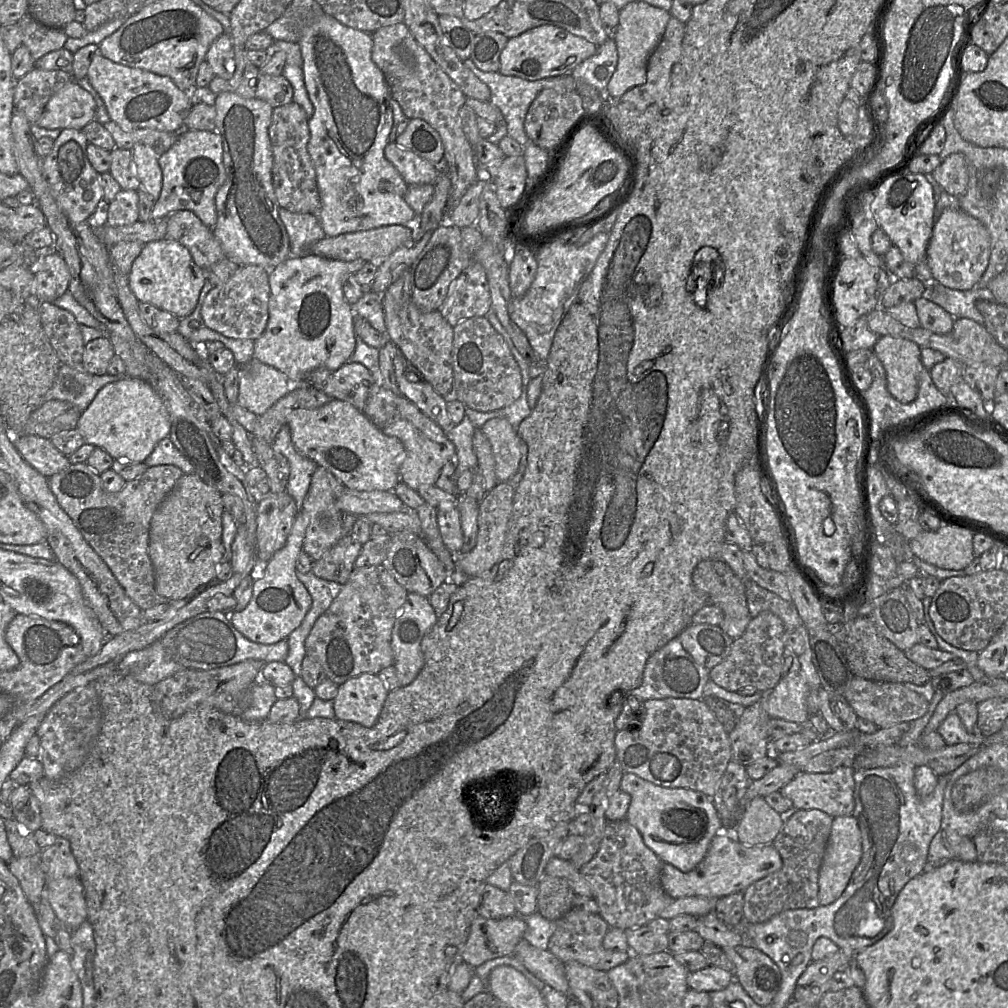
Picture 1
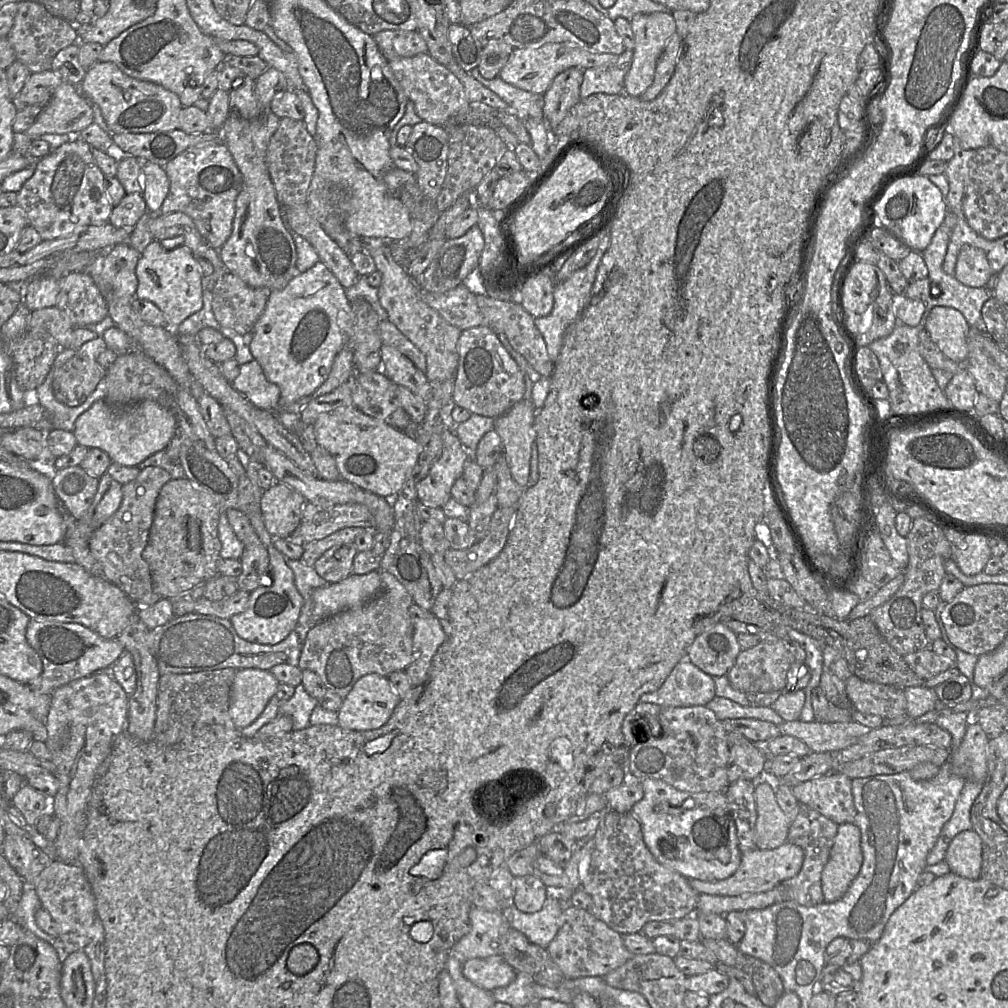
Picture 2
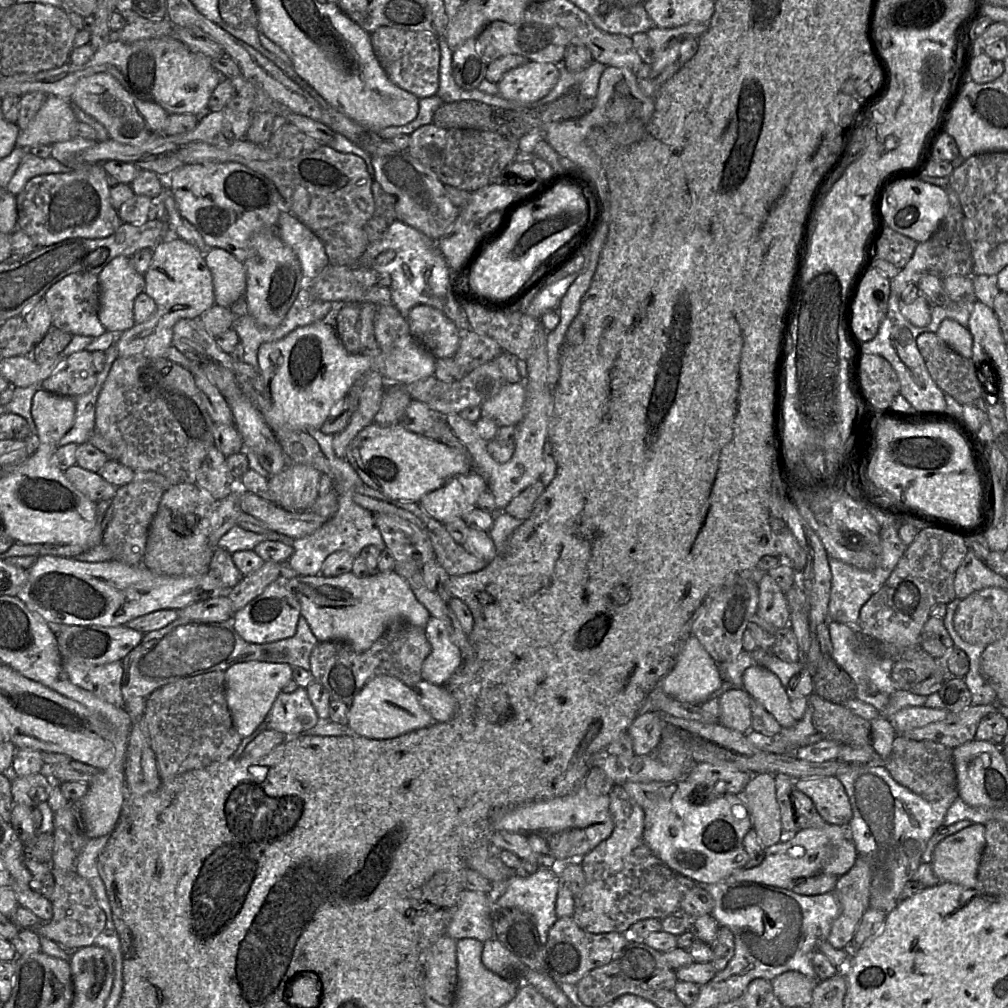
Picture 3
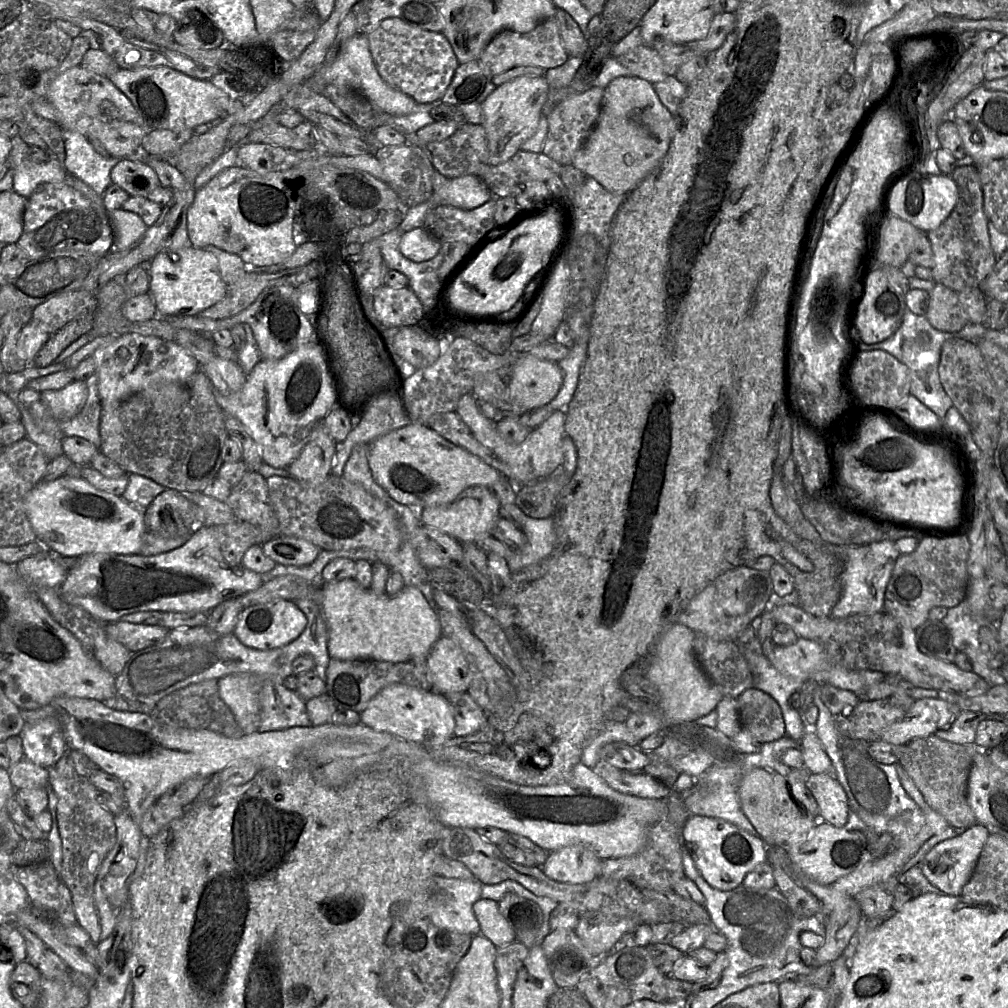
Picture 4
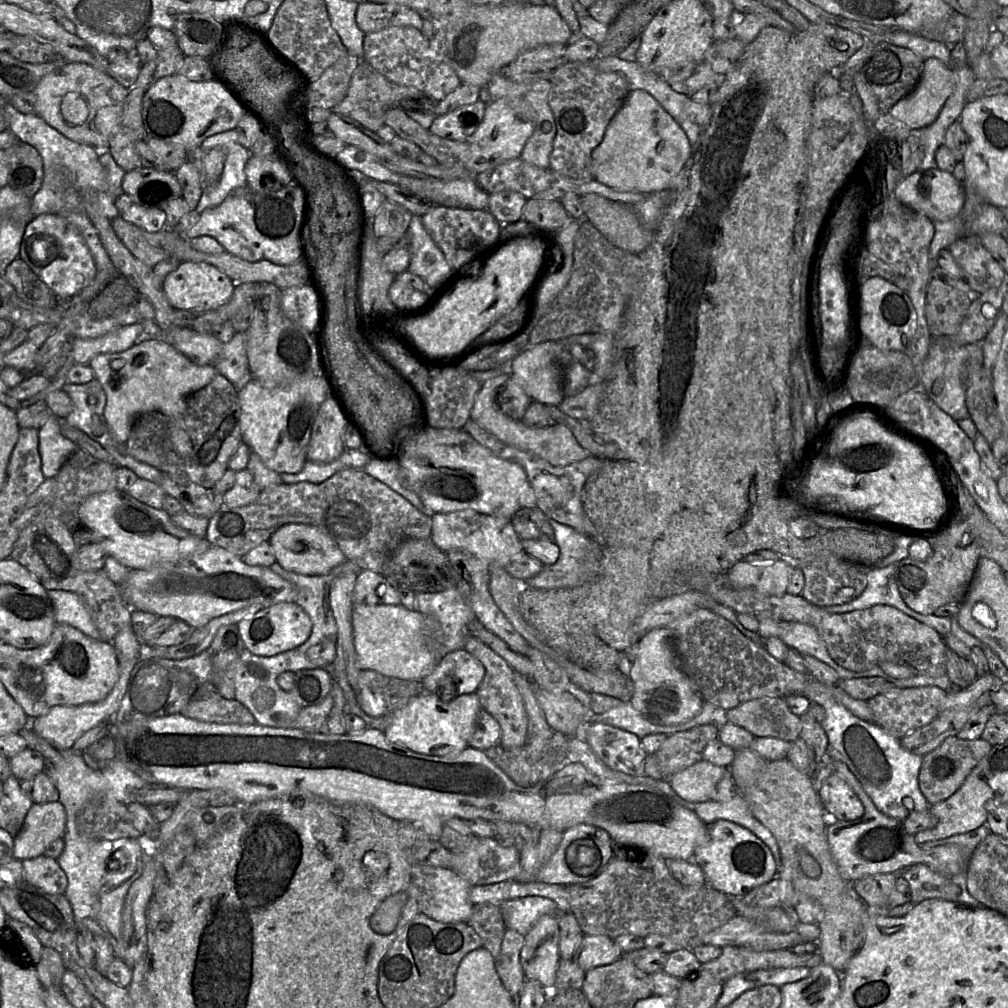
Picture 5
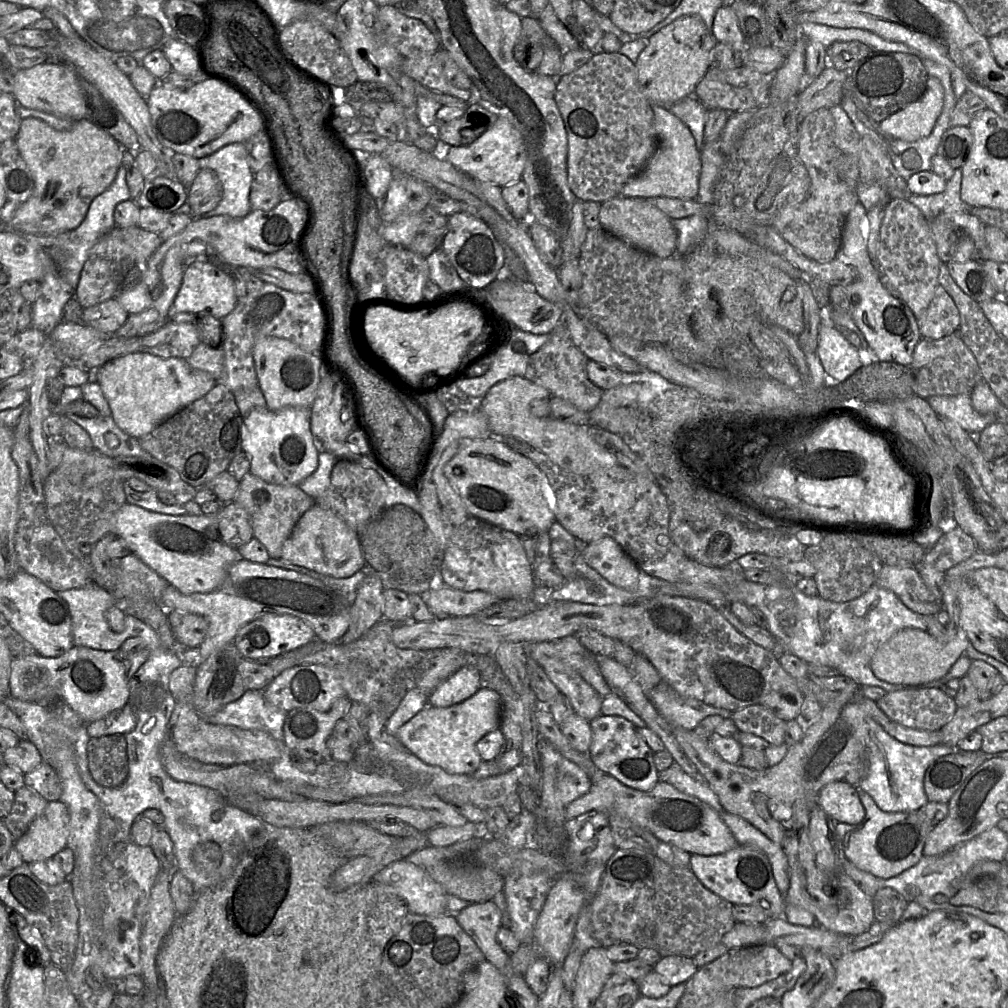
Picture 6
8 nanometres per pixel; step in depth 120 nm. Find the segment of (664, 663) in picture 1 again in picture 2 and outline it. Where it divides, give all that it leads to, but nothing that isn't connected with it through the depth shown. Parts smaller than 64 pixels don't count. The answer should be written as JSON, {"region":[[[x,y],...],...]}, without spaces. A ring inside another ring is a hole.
{"region":[[[683,659],[657,690],[641,695],[639,703],[660,707],[705,706],[714,696],[713,678],[689,660]]]}

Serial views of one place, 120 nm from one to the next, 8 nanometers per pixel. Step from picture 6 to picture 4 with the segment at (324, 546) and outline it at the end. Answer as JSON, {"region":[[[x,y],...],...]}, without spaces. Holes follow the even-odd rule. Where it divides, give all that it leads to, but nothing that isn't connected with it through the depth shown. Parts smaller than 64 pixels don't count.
{"region":[[[277,536],[261,545],[265,556],[276,565],[306,566],[311,564],[321,549],[311,542],[292,536]]]}

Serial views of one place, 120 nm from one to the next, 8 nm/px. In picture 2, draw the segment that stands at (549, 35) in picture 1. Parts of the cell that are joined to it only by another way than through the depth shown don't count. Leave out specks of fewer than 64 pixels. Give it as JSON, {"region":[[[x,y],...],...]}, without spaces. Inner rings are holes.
{"region":[[[547,43],[533,49],[514,49],[499,76],[504,82],[517,88],[543,95],[554,78],[567,69],[608,67],[615,64],[617,60],[618,55],[615,54],[592,53],[563,43]]]}

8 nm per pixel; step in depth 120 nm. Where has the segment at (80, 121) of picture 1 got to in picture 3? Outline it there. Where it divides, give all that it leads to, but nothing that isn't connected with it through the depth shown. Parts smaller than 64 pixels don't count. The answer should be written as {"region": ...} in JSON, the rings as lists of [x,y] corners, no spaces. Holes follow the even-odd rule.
{"region":[[[48,96],[28,126],[20,130],[16,139],[16,148],[25,150],[36,145],[52,145],[59,141],[67,141],[73,138],[73,122],[76,120],[75,108],[67,99]]]}

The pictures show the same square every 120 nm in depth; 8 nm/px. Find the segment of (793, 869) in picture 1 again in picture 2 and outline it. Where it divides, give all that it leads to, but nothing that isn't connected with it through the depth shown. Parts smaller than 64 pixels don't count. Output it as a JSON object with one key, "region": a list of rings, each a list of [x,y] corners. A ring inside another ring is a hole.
{"region":[[[798,803],[798,812],[790,823],[787,834],[787,842],[799,846],[804,853],[803,865],[799,873],[788,880],[783,881],[783,892],[786,891],[786,901],[812,907],[824,902],[821,888],[821,874],[826,865],[838,825],[827,819],[815,810],[804,804]]]}

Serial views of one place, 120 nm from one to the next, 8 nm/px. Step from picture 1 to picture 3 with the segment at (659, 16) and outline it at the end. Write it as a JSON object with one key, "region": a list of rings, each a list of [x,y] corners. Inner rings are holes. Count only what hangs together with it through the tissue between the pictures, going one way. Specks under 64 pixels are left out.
{"region":[[[689,23],[675,28],[653,26],[646,35],[649,39],[653,61],[650,65],[650,77],[656,78],[665,67],[678,60],[682,45],[688,39],[698,41],[708,29],[708,24]]]}

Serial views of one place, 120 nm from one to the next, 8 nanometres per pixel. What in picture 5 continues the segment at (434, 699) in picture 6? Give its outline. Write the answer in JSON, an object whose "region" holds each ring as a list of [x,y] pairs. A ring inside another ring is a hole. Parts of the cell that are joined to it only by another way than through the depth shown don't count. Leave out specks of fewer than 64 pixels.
{"region":[[[465,649],[446,654],[423,679],[425,692],[441,698],[456,690],[457,696],[476,693],[485,675],[484,665]]]}

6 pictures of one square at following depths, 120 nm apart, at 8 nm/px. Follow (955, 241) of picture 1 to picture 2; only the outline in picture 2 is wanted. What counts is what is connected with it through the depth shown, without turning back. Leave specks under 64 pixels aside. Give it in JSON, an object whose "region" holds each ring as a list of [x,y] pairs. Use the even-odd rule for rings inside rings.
{"region":[[[962,246],[958,253],[953,275],[966,286],[985,288],[992,276],[986,253],[977,247]]]}

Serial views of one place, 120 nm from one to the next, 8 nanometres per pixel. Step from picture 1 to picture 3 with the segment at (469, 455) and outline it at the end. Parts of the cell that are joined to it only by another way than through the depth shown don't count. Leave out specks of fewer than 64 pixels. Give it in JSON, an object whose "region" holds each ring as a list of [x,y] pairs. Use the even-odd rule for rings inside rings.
{"region":[[[524,382],[504,387],[481,405],[481,418],[490,419],[499,427],[516,425],[524,415],[525,398]]]}

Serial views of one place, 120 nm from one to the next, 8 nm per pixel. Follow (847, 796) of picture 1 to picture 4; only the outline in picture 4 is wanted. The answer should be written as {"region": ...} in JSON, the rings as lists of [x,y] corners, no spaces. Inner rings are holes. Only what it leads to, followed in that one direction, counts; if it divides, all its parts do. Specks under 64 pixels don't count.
{"region":[[[810,773],[806,787],[817,802],[821,821],[835,827],[847,823],[850,810],[848,797],[834,776]]]}

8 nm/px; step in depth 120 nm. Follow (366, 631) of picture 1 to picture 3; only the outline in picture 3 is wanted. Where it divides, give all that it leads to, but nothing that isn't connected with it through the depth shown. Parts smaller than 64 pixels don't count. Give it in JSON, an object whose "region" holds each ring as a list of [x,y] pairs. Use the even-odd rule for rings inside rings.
{"region":[[[404,621],[392,624],[388,630],[378,638],[374,644],[365,652],[357,652],[352,646],[343,641],[318,642],[310,655],[310,673],[328,691],[331,700],[339,701],[350,706],[355,696],[374,677],[388,675],[398,678],[408,686],[416,681],[422,680],[422,665],[431,651],[424,629]]]}

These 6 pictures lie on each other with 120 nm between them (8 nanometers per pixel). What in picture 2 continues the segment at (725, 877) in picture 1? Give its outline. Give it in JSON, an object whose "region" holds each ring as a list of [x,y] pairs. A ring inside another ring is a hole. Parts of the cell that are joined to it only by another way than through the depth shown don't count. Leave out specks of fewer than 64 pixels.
{"region":[[[787,841],[771,850],[754,849],[741,853],[741,862],[737,871],[723,880],[688,879],[690,885],[699,894],[741,896],[761,893],[774,889],[780,883],[796,876],[802,868],[803,850]]]}

